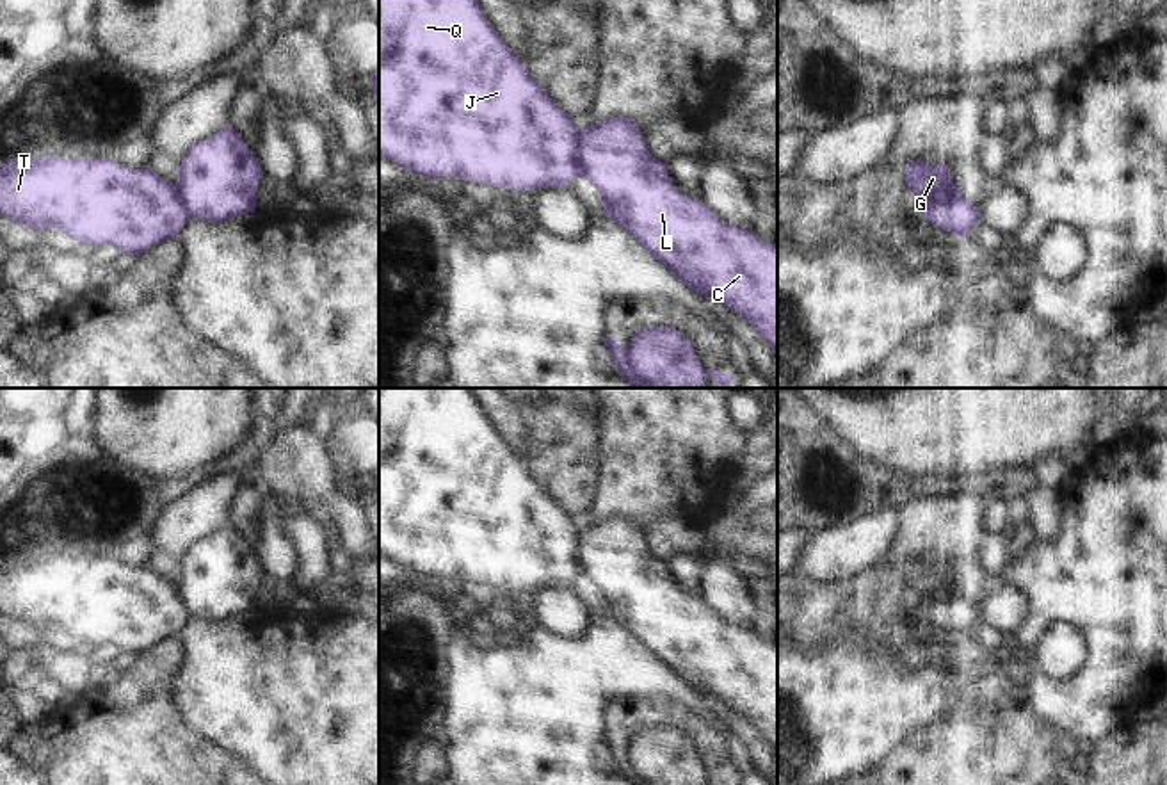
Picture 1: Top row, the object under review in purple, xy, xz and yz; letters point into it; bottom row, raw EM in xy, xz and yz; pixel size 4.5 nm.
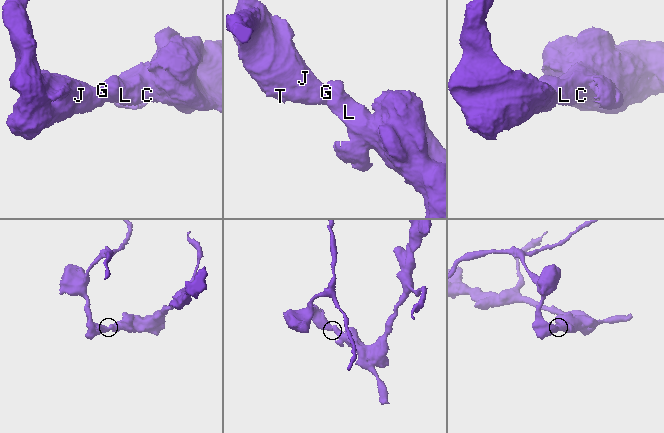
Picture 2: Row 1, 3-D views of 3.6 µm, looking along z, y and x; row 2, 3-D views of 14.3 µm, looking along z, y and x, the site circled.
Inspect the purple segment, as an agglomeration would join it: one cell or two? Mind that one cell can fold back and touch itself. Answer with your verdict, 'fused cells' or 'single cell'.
fused cells

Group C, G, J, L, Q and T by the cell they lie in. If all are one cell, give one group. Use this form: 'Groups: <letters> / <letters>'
Groups: C G L / J Q T.

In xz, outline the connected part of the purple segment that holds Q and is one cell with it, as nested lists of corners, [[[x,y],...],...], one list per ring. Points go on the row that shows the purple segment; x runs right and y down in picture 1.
[[[379,0],[379,155],[395,162],[404,171],[432,180],[438,176],[455,176],[473,183],[525,192],[537,187],[567,187],[582,173],[578,162],[578,130],[573,117],[546,96],[525,64],[502,41],[479,0]]]

